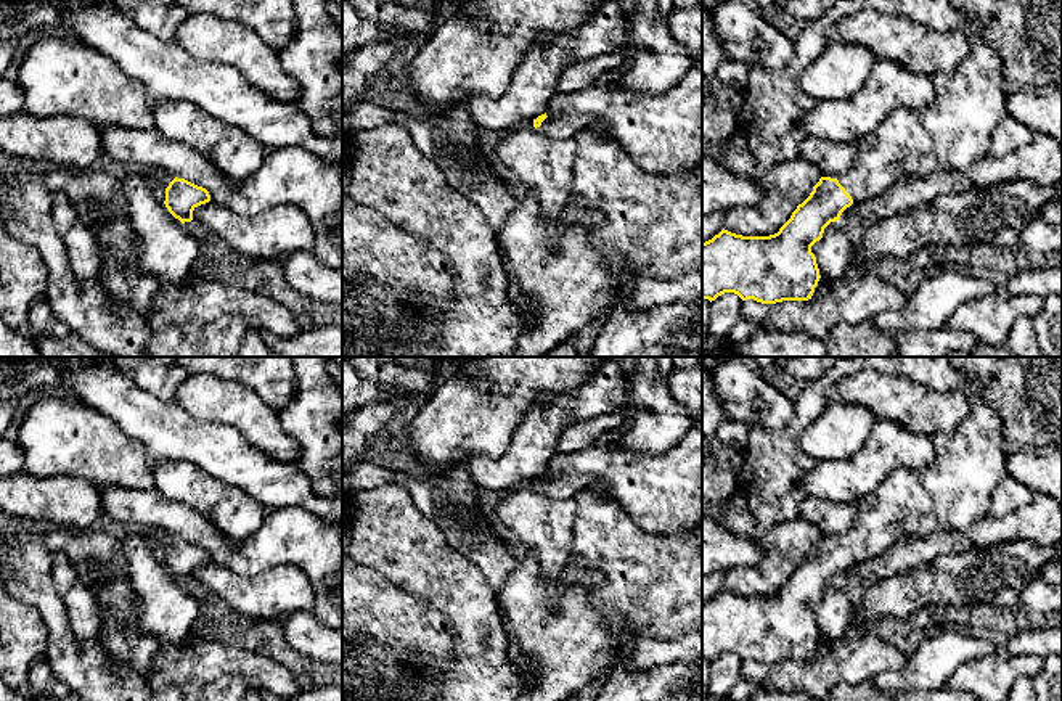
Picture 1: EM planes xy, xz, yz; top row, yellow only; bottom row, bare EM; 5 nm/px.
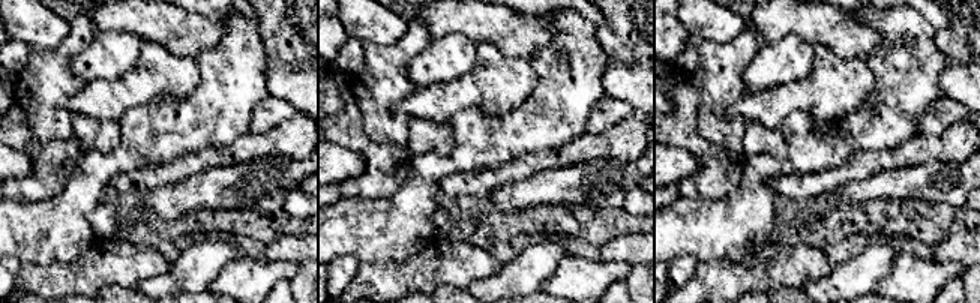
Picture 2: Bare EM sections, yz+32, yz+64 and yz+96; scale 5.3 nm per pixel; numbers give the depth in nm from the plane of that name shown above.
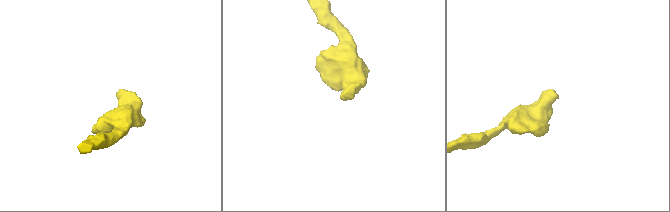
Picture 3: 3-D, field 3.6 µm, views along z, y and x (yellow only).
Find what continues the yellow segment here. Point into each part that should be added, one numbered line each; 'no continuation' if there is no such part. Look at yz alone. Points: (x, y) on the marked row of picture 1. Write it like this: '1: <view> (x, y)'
1: yz (955, 131)

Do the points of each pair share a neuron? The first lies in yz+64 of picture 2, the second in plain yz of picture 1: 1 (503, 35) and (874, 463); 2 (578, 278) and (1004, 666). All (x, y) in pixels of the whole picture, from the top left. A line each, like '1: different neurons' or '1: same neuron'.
1: different neurons
2: same neuron

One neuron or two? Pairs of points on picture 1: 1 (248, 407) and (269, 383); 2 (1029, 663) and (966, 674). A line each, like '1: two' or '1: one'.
1: two
2: one

